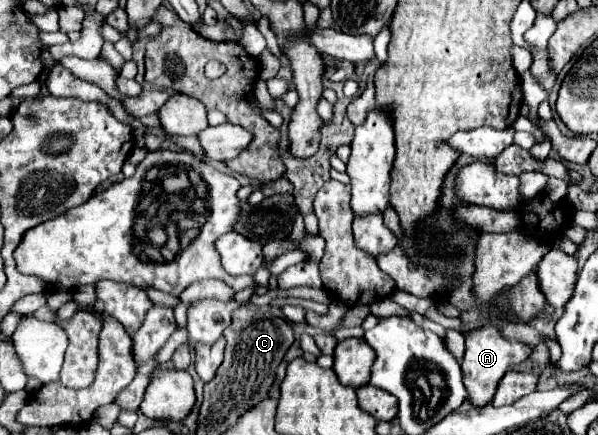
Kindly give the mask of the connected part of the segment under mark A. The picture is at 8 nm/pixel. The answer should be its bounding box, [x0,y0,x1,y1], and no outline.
[461,323,533,407]

